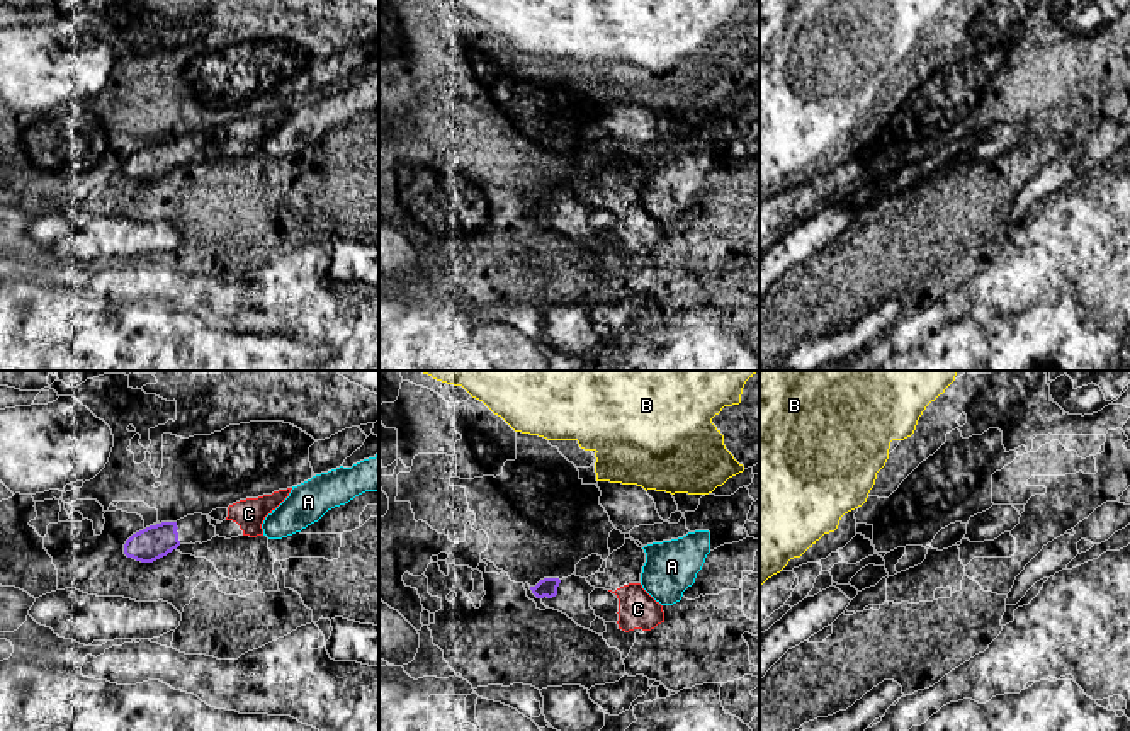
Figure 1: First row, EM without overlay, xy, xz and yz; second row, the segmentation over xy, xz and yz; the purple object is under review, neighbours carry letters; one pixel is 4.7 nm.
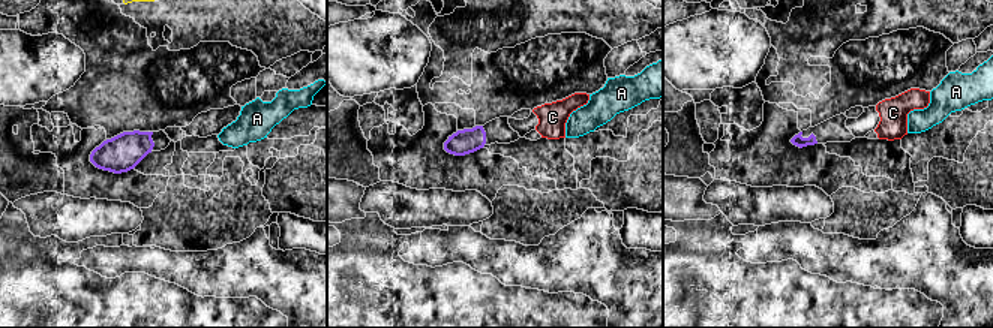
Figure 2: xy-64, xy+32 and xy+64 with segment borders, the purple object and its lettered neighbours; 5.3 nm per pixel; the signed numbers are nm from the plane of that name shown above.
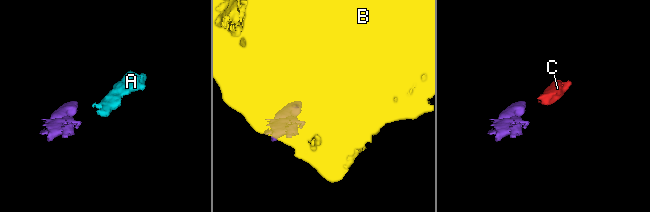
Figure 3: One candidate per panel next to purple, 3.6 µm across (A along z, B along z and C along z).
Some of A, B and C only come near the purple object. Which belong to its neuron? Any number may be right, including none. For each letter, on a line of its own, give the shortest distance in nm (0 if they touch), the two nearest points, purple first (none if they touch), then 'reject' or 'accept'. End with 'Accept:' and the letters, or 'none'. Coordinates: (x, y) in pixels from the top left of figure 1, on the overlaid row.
A: 380 nm apart; from purple across xz (559, 580), (641, 580); reject
B: 500 nm apart; from purple across xz (558, 578), (597, 480); reject
C: 240 nm apart; from purple across xy (177, 527), (226, 519); accept
Accept: C

